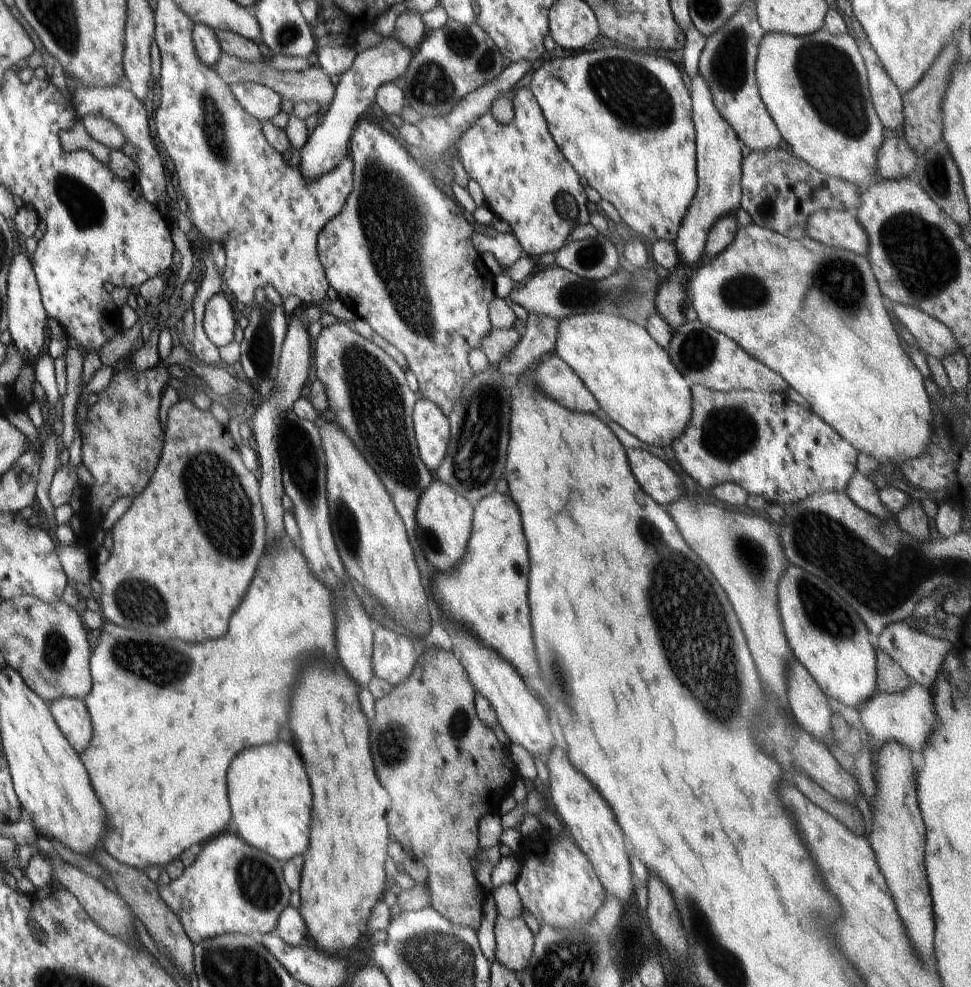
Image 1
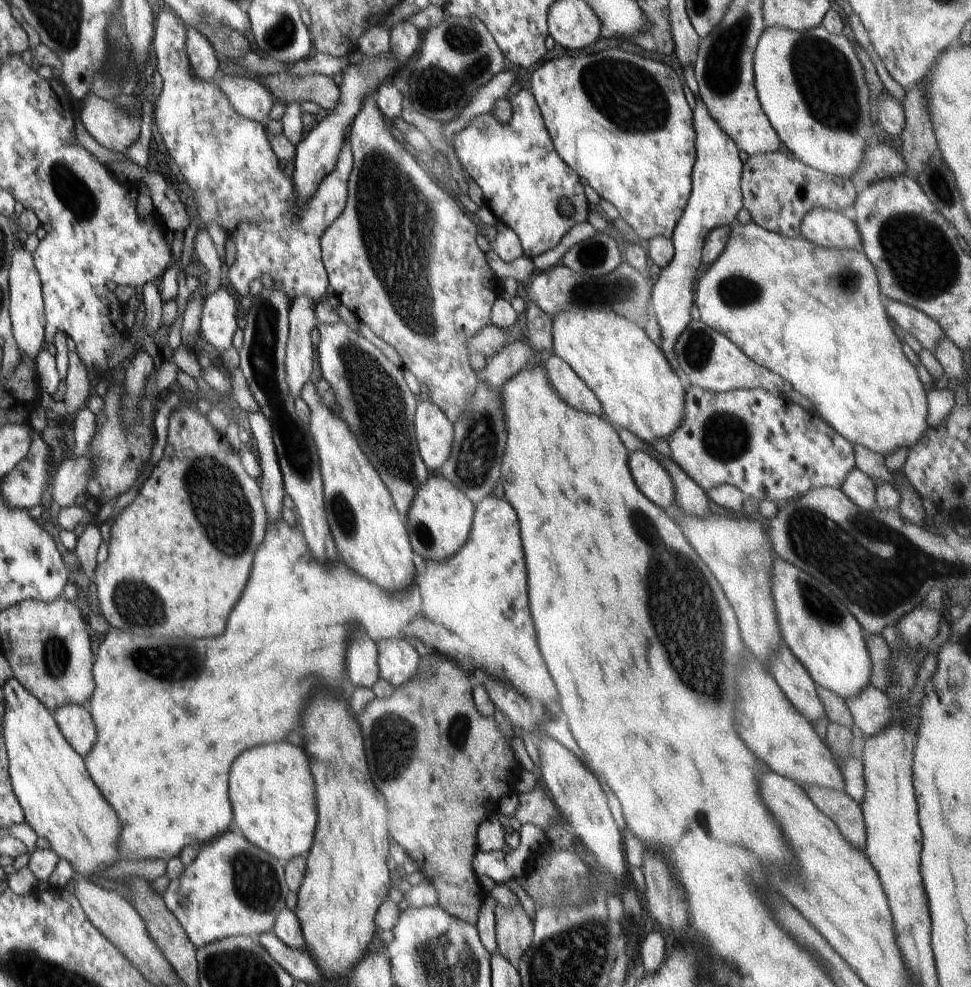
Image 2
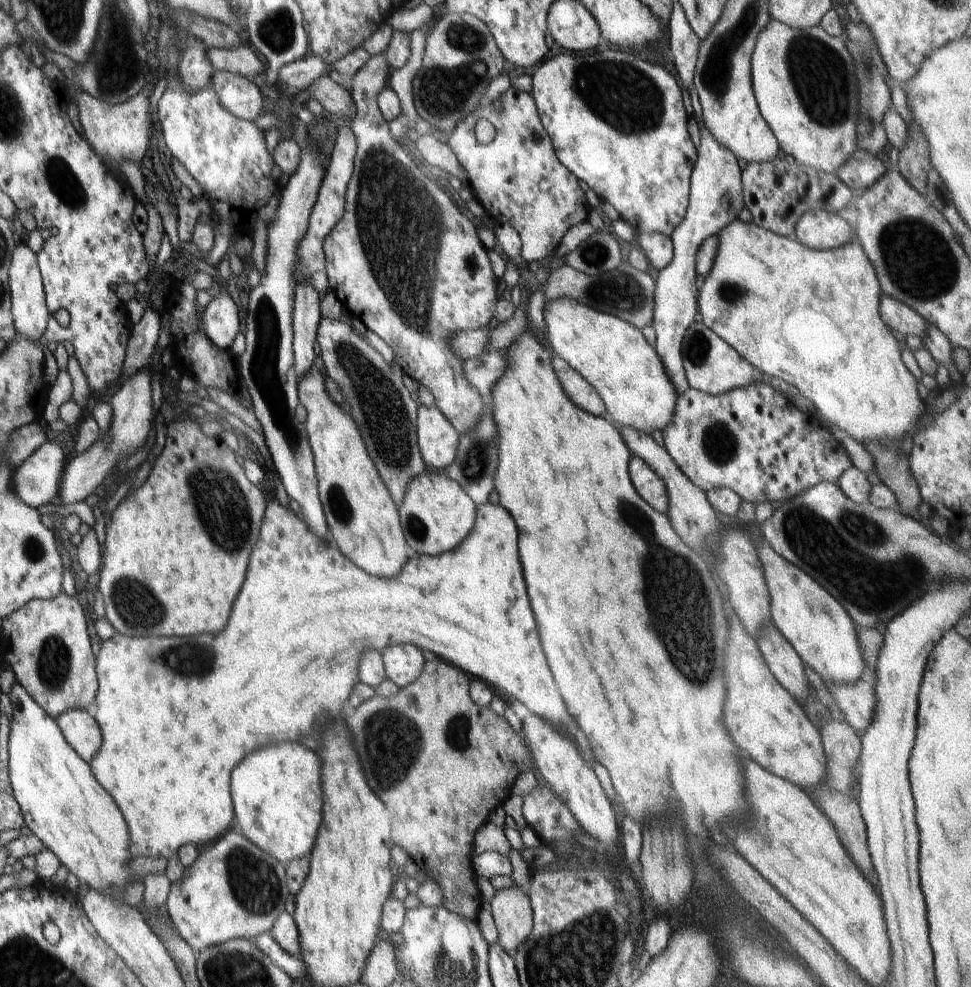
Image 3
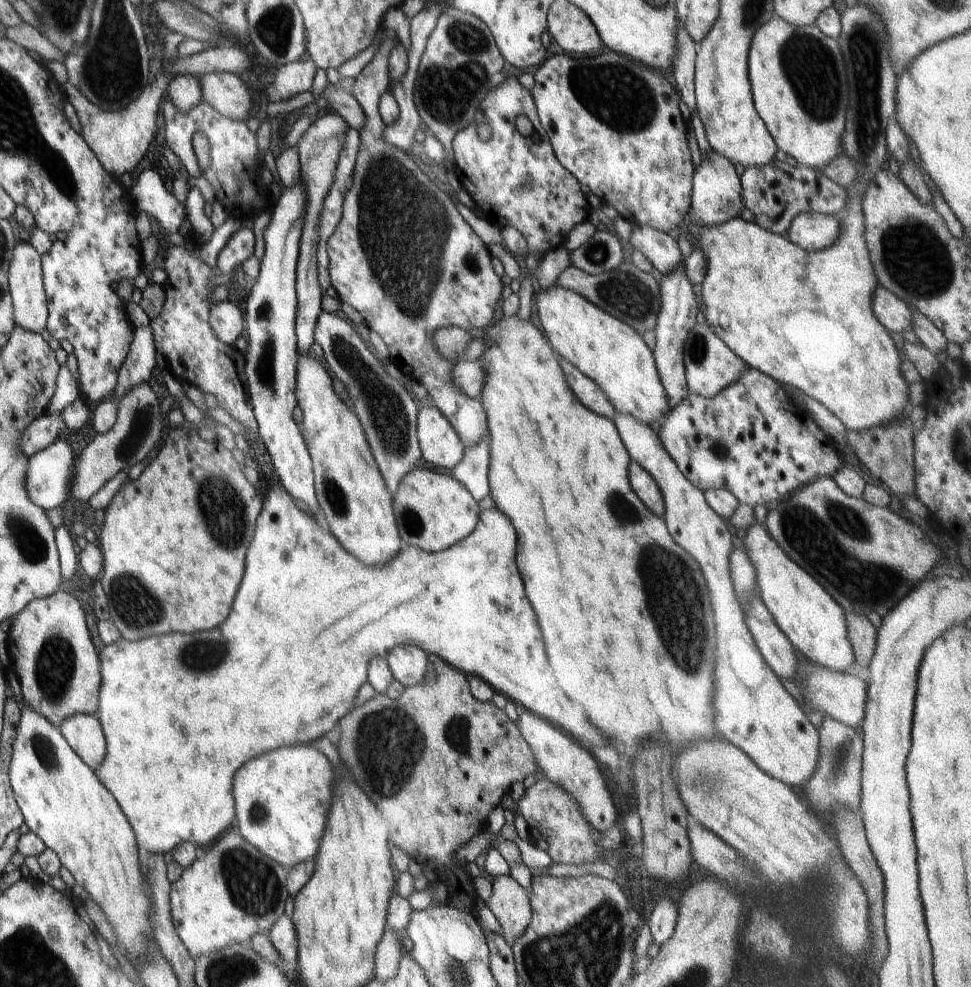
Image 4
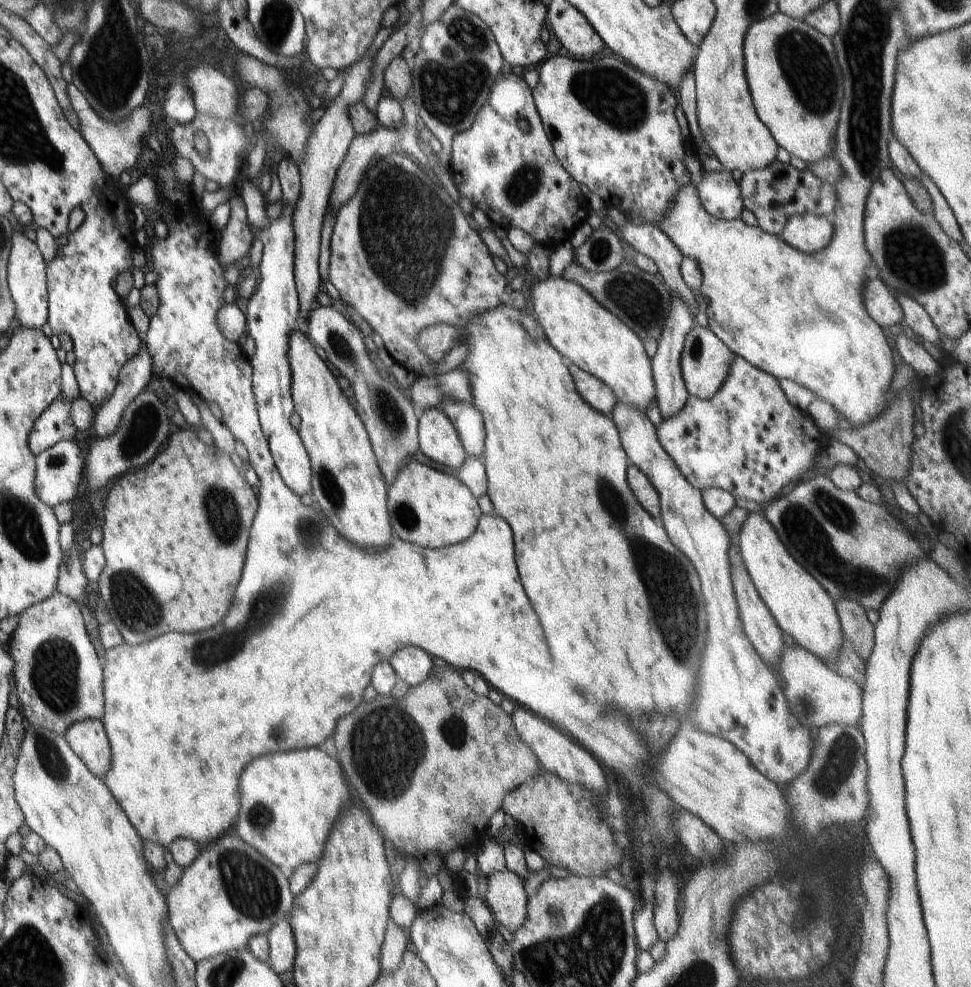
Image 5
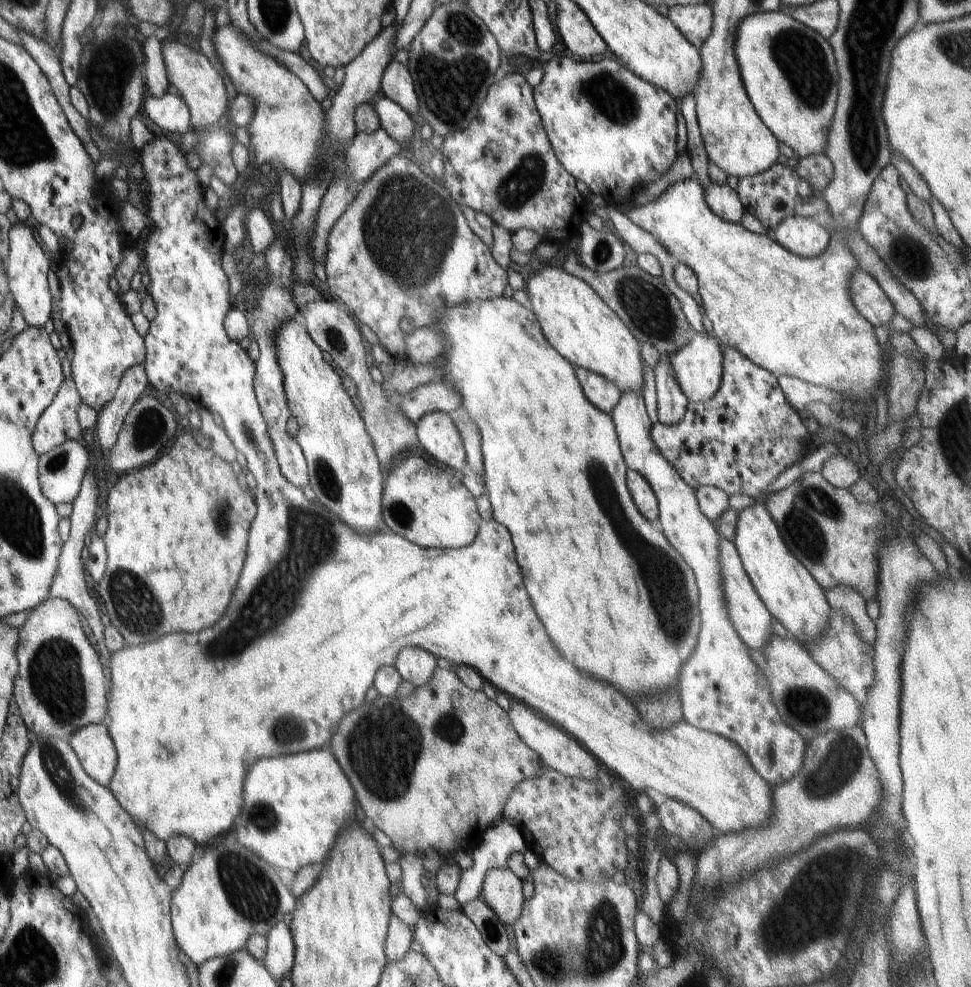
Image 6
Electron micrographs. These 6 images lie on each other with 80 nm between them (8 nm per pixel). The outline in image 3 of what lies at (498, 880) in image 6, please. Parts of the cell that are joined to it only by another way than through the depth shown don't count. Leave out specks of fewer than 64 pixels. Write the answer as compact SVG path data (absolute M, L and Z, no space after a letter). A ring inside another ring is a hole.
M517 885L498 890L489 898L498 932L498 944L514 960L518 946L532 934L533 912L530 900Z

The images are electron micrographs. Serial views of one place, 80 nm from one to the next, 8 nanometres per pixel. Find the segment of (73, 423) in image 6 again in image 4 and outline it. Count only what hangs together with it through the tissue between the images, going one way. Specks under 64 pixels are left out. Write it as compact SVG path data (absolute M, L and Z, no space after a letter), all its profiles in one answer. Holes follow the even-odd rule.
M44 413L36 417L21 436L21 449L30 458L37 452L50 446L60 433L64 432L66 423L61 413Z

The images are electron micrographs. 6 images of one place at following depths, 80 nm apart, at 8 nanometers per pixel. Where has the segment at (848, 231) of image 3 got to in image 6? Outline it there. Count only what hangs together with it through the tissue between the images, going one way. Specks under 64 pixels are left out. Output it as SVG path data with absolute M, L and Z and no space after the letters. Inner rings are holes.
M786 217L772 232L772 238L792 254L812 259L831 243L831 234L811 217Z

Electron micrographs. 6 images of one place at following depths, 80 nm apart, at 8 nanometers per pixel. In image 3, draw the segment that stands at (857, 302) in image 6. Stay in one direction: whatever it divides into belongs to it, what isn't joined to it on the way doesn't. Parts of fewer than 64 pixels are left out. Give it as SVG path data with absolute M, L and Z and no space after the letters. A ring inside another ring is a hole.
M886 294L880 298L880 318L892 332L898 332L904 337L918 336L922 340L926 330L930 330L930 322L926 318Z

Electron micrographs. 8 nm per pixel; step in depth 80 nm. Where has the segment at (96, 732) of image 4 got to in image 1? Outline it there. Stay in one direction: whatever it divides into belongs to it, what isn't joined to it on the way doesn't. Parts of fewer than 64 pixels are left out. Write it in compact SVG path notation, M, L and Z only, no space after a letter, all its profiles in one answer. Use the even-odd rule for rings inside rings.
M63 696L49 704L50 712L66 740L80 754L92 740L94 729L85 702Z

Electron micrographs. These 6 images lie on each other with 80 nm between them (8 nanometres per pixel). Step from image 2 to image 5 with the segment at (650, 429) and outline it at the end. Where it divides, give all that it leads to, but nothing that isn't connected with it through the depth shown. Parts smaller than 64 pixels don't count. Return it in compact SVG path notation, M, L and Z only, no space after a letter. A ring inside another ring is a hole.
M549 274L546 278L534 280L531 286L529 309L537 321L542 325L548 342L578 368L585 370L592 376L599 378L615 394L617 402L635 406L646 412L646 408L655 401L655 384L651 367L651 360L646 354L641 338L634 334L617 316L614 316L576 282L566 280L563 275Z

